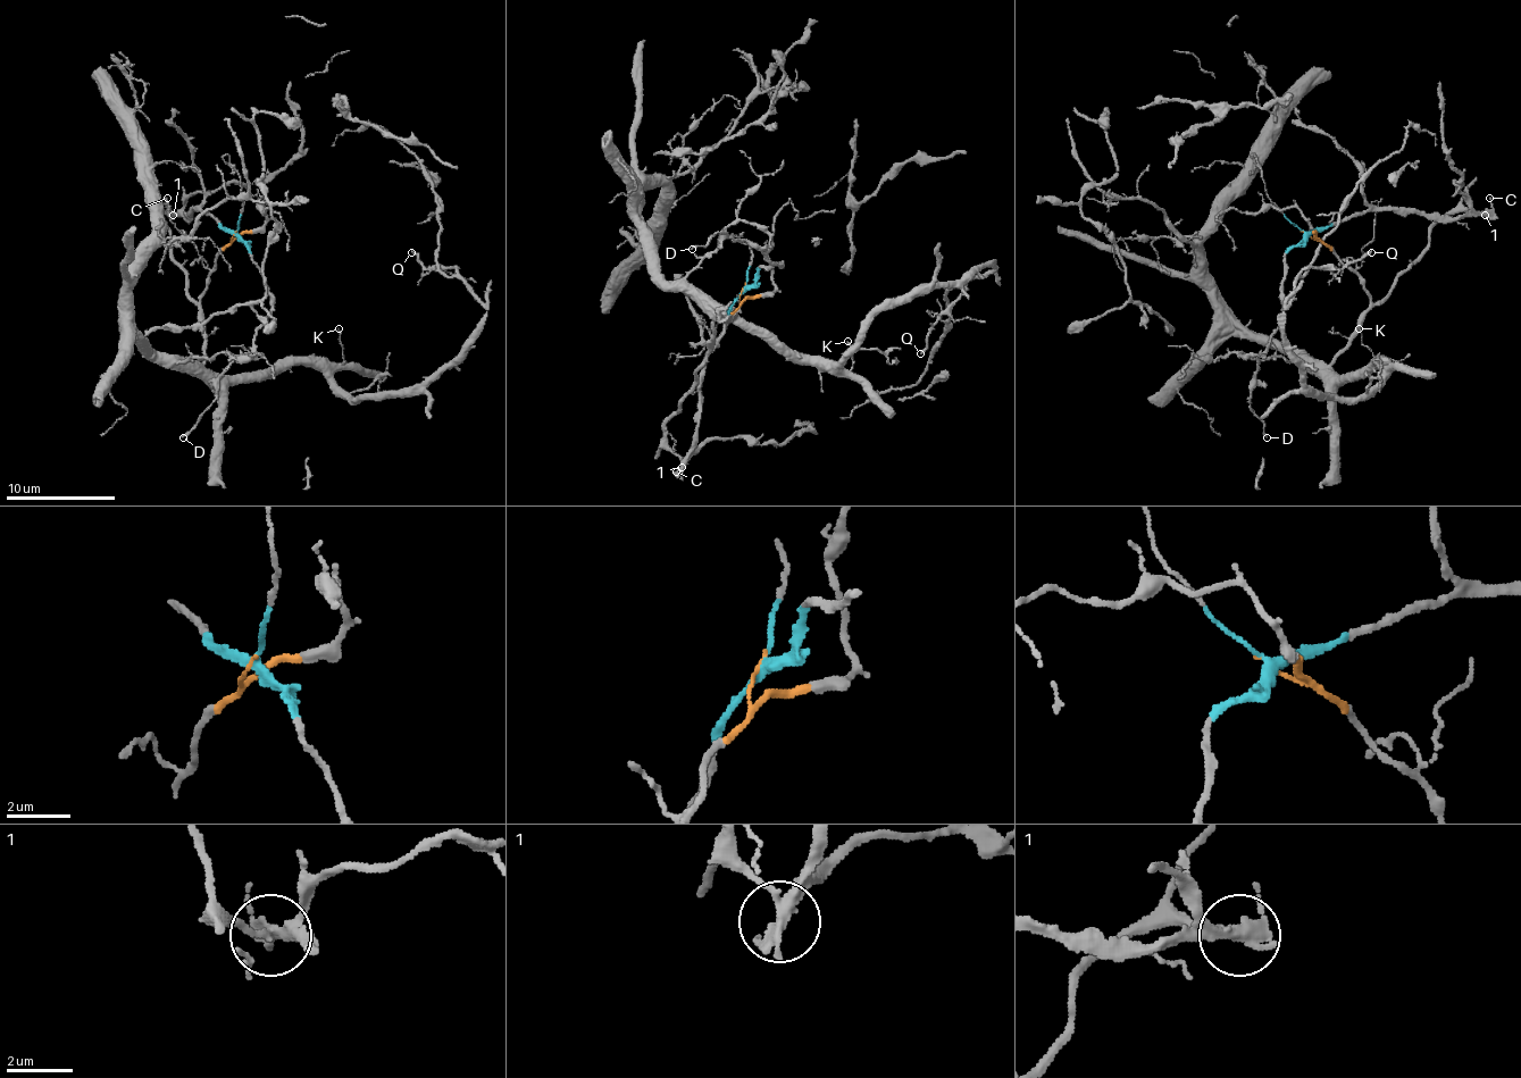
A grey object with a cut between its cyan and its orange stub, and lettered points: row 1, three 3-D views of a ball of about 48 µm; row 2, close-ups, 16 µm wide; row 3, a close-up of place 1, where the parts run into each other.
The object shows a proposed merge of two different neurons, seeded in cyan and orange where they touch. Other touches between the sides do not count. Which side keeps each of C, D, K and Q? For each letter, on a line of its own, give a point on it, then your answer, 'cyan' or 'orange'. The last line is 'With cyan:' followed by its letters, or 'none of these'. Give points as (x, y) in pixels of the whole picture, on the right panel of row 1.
C: at (1489, 198); cyan
D: at (1267, 437); cyan
K: at (1359, 328); orange
Q: at (1371, 252); orange
With cyan: C, D

